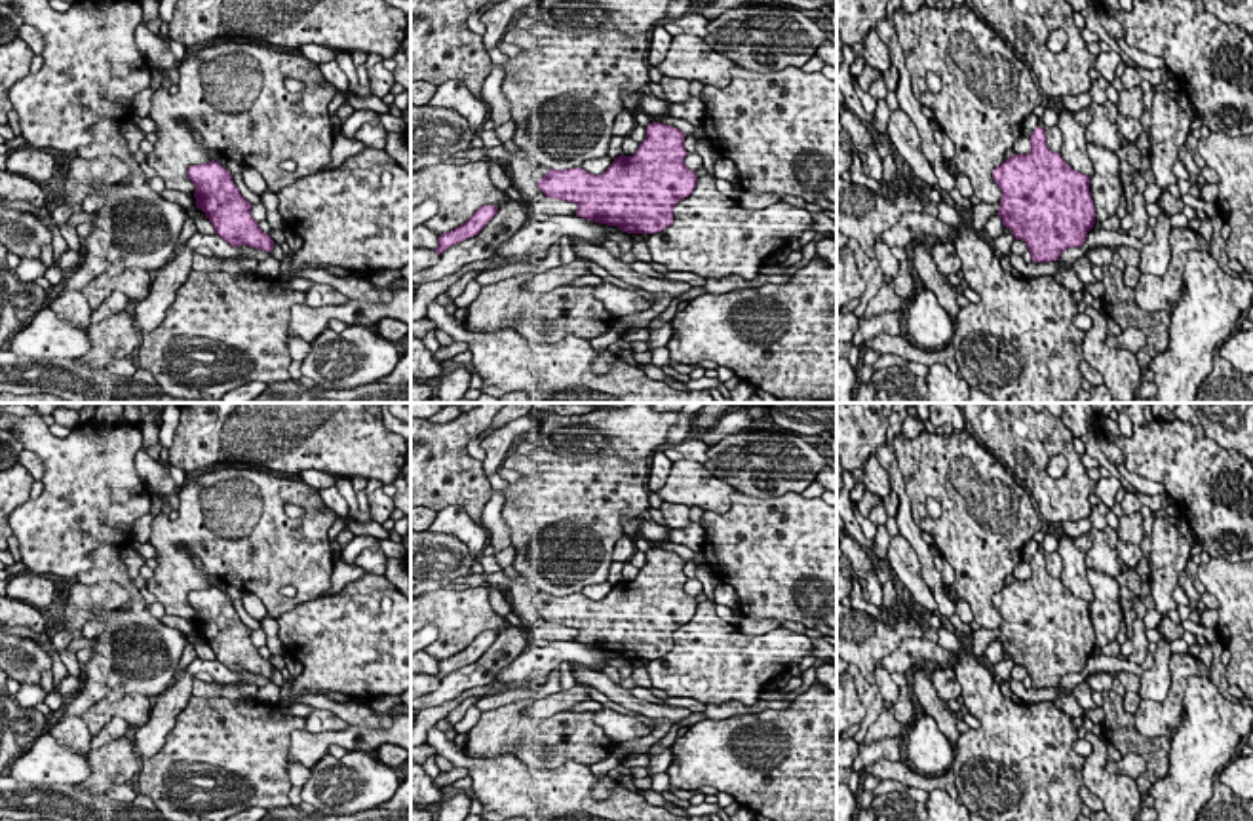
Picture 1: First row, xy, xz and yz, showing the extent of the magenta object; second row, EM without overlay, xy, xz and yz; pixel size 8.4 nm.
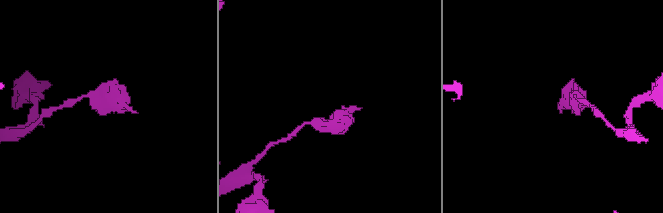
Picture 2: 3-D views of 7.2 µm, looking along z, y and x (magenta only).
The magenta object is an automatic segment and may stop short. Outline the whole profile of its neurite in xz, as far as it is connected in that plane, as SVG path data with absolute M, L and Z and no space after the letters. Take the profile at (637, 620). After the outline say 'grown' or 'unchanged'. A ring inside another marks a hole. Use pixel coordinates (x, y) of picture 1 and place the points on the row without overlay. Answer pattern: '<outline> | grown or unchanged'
M652 547L646 564L633 582L618 582L601 601L582 593L549 595L538 614L546 623L565 625L578 631L576 642L607 652L618 652L627 659L658 659L673 650L673 635L696 614L696 597L684 591L684 559L673 551Z | unchanged

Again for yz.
M1044 553L1031 561L1031 578L994 593L1002 616L998 642L1027 669L1032 688L1051 688L1069 673L1082 673L1095 650L1089 602L1051 578Z | unchanged

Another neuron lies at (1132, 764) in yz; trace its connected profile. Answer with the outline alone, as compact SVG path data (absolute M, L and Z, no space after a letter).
M1128 753L1120 760L1107 758L1105 768L1110 773L1129 775L1137 779L1147 770L1147 762L1143 756Z

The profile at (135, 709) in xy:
M125 694L110 701L110 715L124 718L135 730L145 726L150 718L152 699L141 694Z

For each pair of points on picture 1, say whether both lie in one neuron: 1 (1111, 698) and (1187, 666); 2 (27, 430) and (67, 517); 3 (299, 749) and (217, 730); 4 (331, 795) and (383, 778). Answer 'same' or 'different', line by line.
1: different
2: same
3: different
4: same

